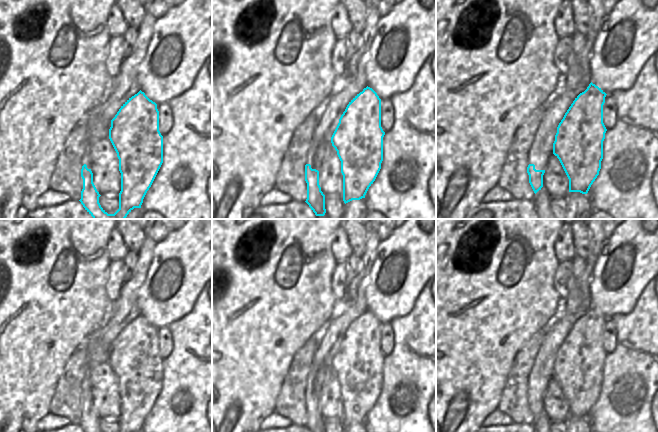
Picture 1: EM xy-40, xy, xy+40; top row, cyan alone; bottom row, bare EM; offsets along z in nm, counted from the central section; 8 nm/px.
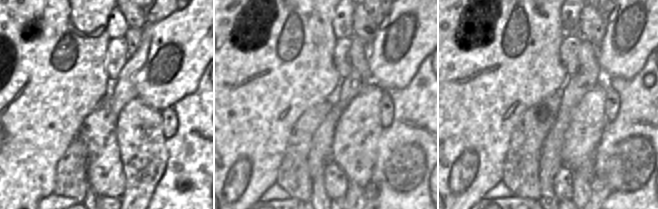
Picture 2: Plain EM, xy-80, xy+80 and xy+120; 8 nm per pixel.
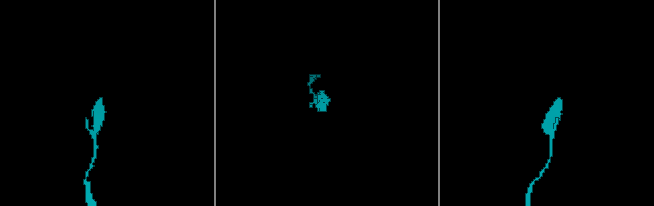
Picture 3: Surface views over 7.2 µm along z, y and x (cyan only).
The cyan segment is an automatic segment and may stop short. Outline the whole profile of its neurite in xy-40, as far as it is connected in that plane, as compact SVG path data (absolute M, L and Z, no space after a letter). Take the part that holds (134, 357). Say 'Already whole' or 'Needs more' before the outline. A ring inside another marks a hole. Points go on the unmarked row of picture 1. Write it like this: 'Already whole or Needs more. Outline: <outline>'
Needs more. Outline: M150 238L144 239L133 275L124 283L119 297L113 302L113 310L107 317L107 323L97 331L99 339L104 344L111 345L109 363L117 377L121 397L119 432L141 432L163 387L163 360L159 355L157 328L140 314L137 305L137 293L147 277L155 245L156 242Z

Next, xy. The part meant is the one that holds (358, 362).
Needs more. Outline: M367 228L367 243L361 257L361 267L349 287L349 303L344 306L343 301L340 301L341 313L336 318L332 318L319 335L319 343L313 355L305 389L305 405L307 407L305 426L310 432L325 432L325 419L319 409L319 396L323 379L328 370L335 372L341 385L345 428L352 424L365 422L369 411L381 393L385 359L381 351L381 323L372 312L367 310L365 301L365 289L371 279L371 267L377 257L377 247L380 241L377 233Z

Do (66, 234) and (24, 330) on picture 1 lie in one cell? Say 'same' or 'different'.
same

